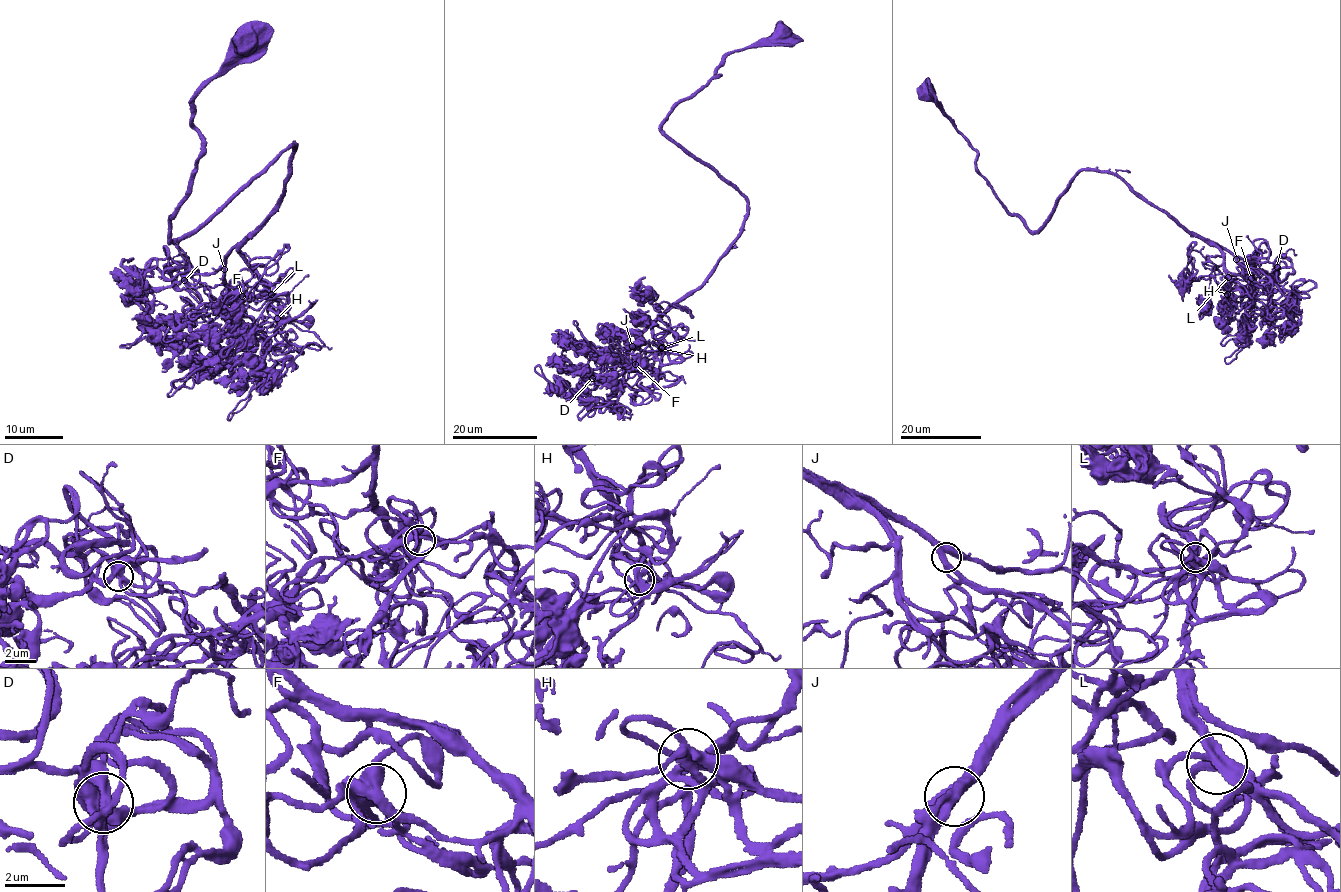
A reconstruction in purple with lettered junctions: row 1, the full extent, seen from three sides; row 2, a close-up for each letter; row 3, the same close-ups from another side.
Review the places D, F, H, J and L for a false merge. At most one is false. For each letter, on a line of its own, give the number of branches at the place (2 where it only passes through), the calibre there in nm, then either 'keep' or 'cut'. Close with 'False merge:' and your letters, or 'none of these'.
D: 4 | 400 nm | keep
F: 4 | 420 nm | keep
H: 4 | 320 nm | keep
J: 4 | 400 nm | keep
L: 4 | 400 nm | keep
False merge: none of these

